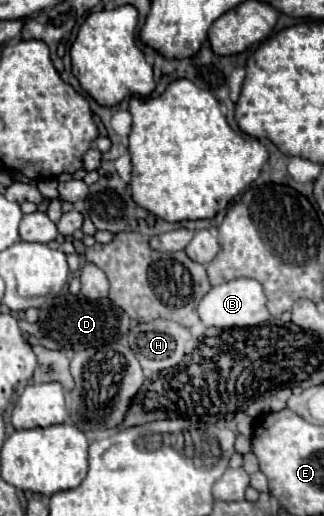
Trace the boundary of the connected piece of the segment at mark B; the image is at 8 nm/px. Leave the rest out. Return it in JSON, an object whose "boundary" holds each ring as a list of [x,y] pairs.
{"boundary":[[[235,278],[225,284],[213,286],[203,300],[199,302],[199,318],[205,326],[217,326],[217,328],[233,328],[233,326],[257,326],[271,318],[267,310],[267,296],[263,292],[263,286],[253,278]]]}

